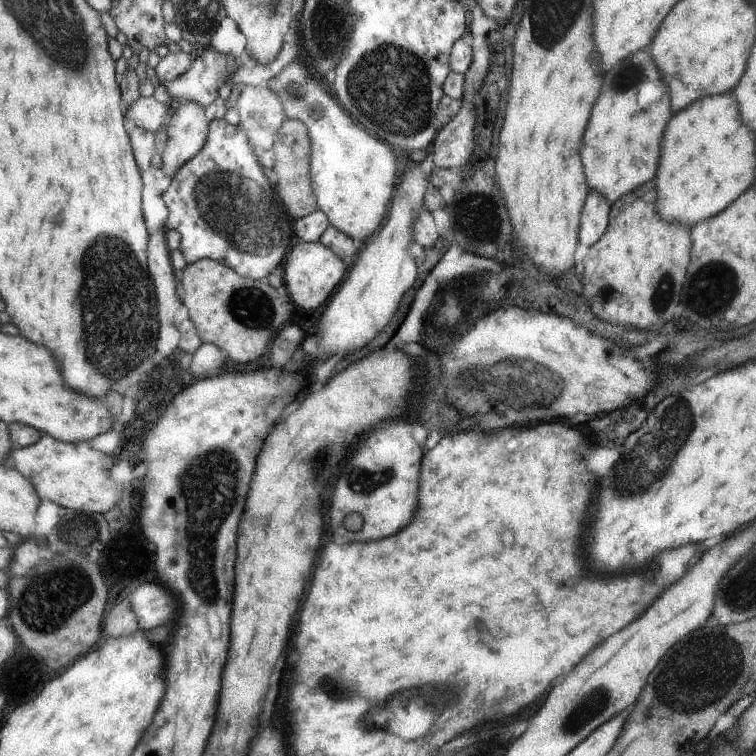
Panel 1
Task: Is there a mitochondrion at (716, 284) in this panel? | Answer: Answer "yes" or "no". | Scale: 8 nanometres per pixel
yes

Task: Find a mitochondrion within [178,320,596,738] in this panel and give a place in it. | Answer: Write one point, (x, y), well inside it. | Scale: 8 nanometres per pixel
(505, 389)

